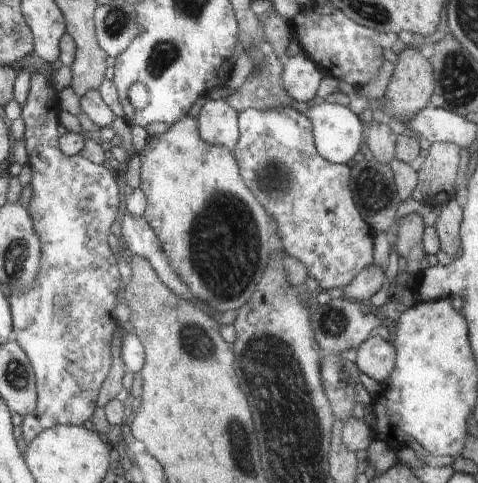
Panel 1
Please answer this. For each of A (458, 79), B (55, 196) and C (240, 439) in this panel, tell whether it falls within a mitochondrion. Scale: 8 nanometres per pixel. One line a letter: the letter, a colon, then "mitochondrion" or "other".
A: mitochondrion
B: other
C: mitochondrion

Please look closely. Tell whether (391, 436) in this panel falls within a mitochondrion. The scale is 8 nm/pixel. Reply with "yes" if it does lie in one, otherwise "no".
no

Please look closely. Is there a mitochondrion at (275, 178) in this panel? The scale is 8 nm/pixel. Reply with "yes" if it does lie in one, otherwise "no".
yes

